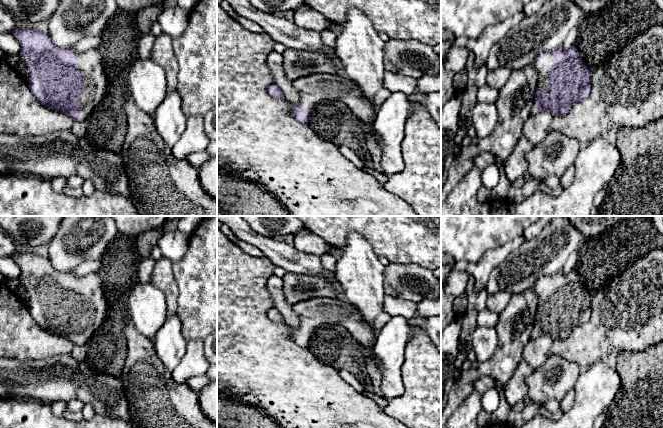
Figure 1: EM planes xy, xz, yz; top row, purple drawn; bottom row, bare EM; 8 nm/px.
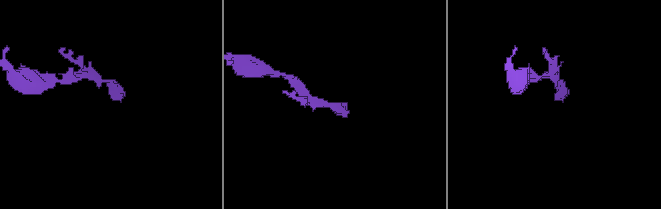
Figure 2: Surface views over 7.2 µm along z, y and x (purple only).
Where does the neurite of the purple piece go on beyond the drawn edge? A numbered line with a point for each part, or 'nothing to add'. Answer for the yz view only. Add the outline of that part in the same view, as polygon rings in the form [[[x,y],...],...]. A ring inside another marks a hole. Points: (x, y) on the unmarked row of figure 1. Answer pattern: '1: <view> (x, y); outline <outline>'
1: yz (543, 288); outline [[[541,277],[540,283],[535,283],[533,289],[536,291],[539,303],[537,314],[546,315],[549,313],[549,305],[545,302],[549,298],[549,292],[556,286],[556,284],[551,279],[545,279]]]

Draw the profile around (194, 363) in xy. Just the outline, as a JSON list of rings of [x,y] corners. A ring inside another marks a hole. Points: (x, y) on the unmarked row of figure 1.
[[[203,339],[191,340],[172,376],[176,382],[186,384],[190,378],[206,375],[210,365],[204,354]]]

